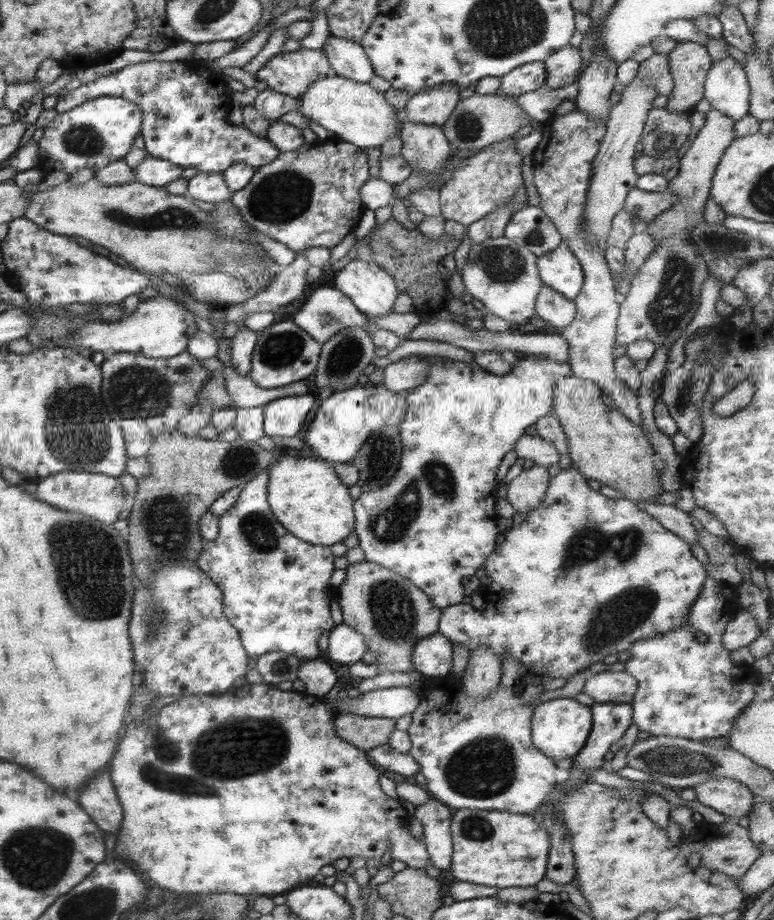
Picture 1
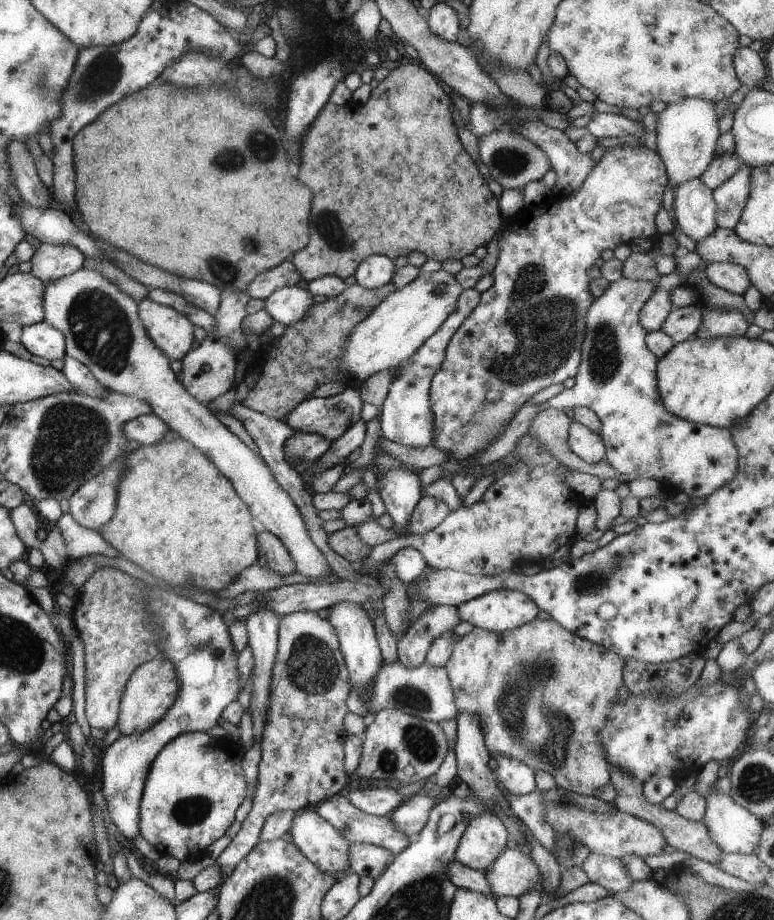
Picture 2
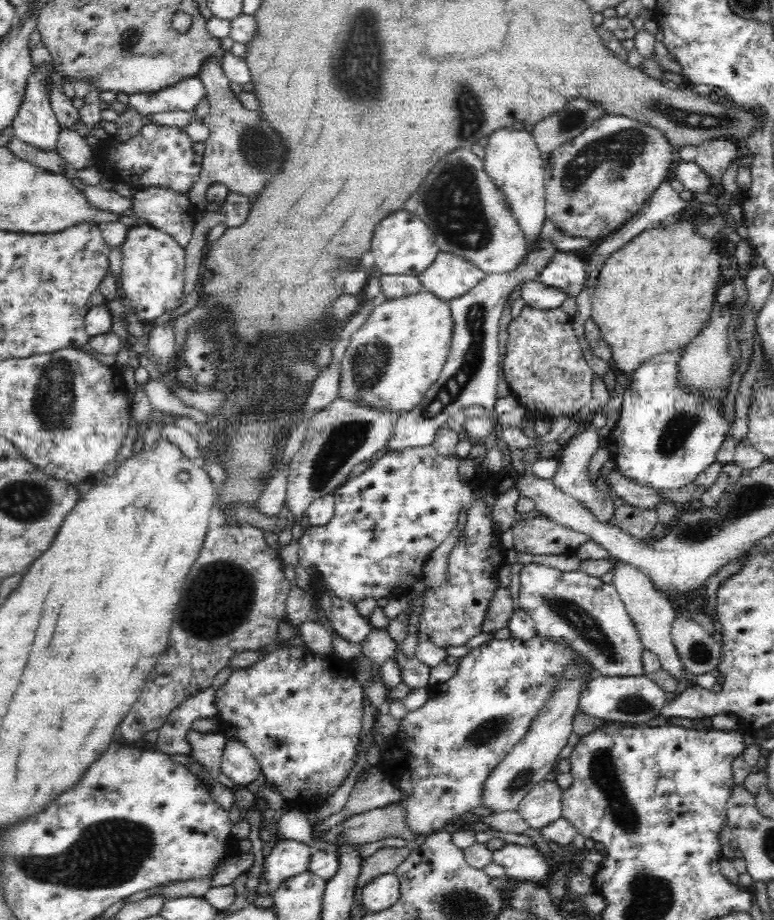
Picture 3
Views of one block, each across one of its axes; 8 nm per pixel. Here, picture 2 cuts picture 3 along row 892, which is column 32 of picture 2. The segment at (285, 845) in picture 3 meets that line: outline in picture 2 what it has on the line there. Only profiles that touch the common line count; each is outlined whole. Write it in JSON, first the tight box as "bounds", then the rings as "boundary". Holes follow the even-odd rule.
{"bounds":[31,243,84,284],"boundary":[[[40,243],[31,257],[31,273],[43,284],[77,270],[84,256],[76,246]]]}

